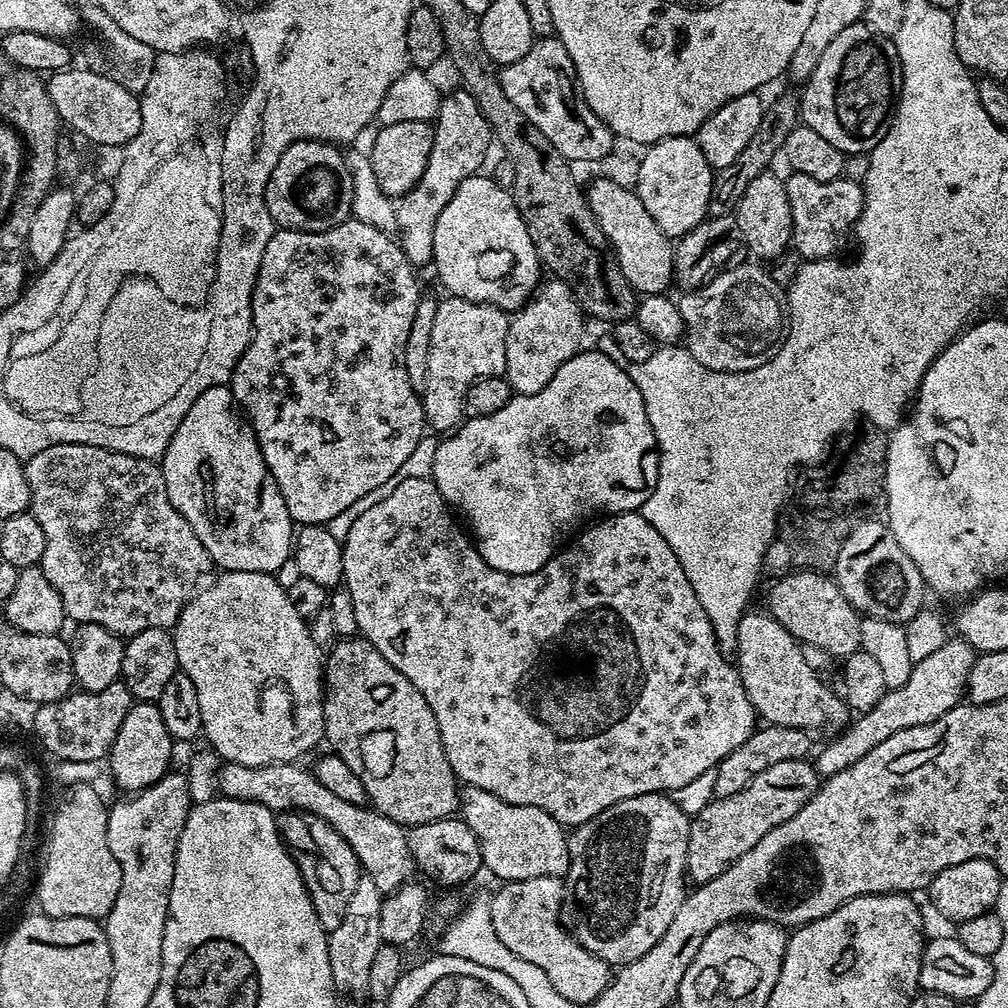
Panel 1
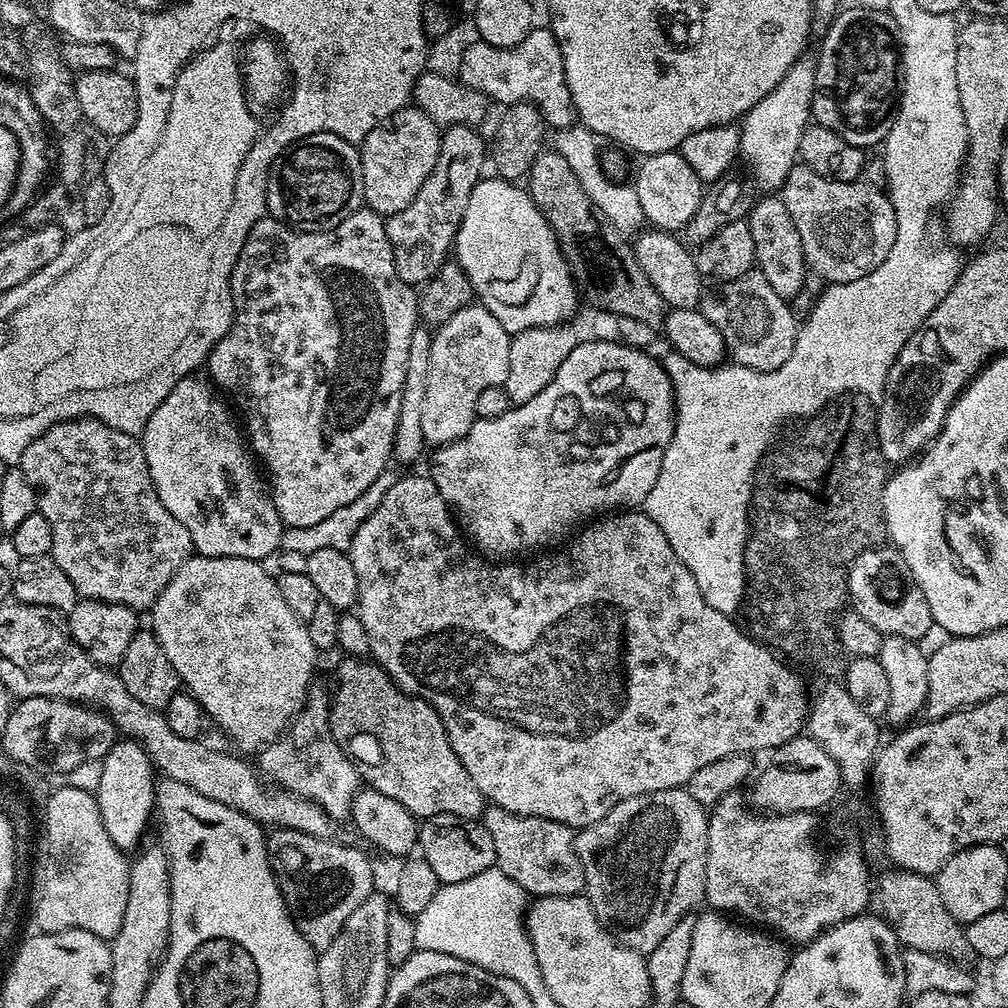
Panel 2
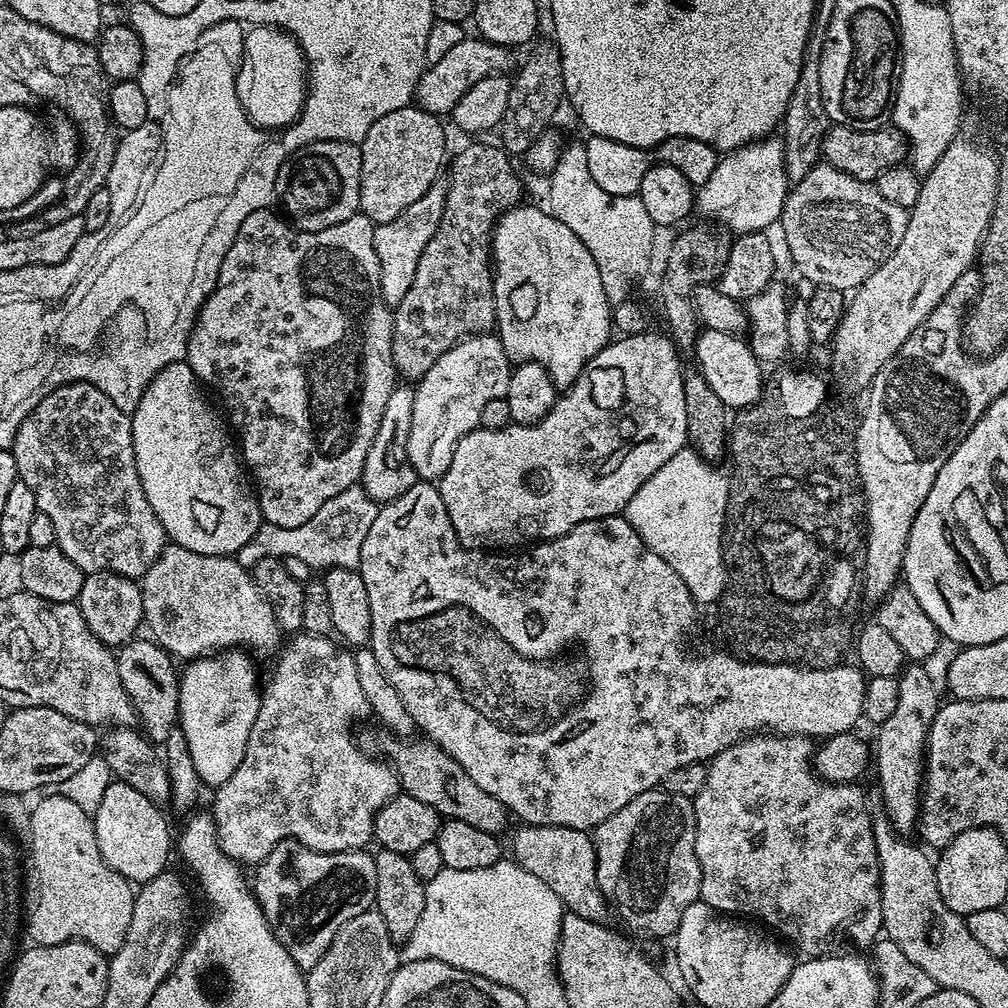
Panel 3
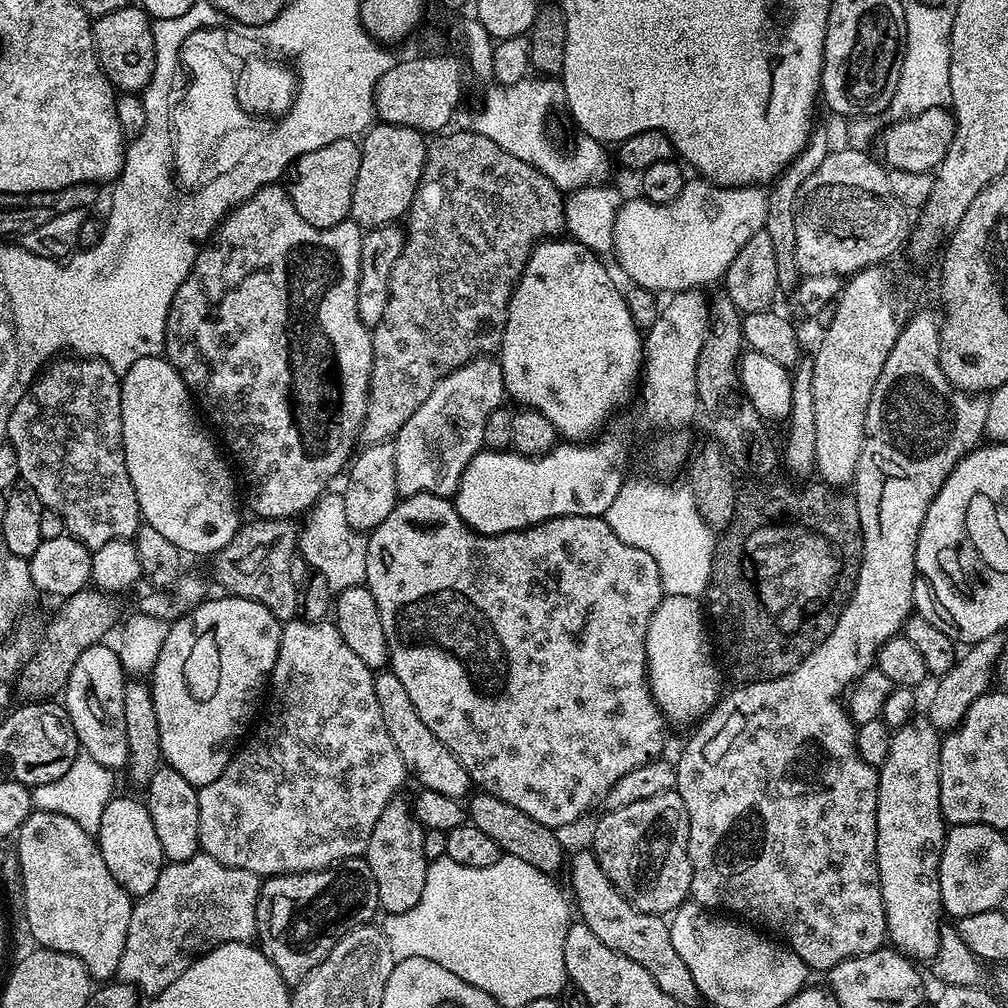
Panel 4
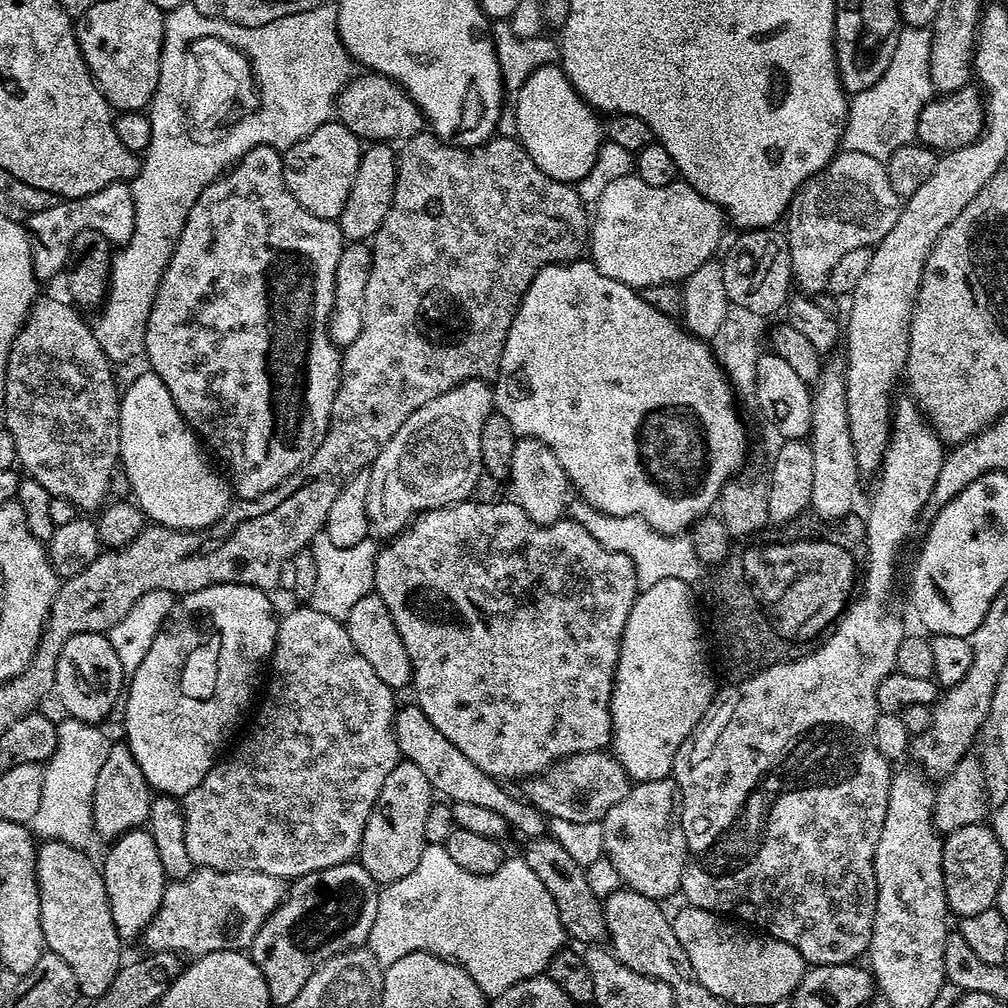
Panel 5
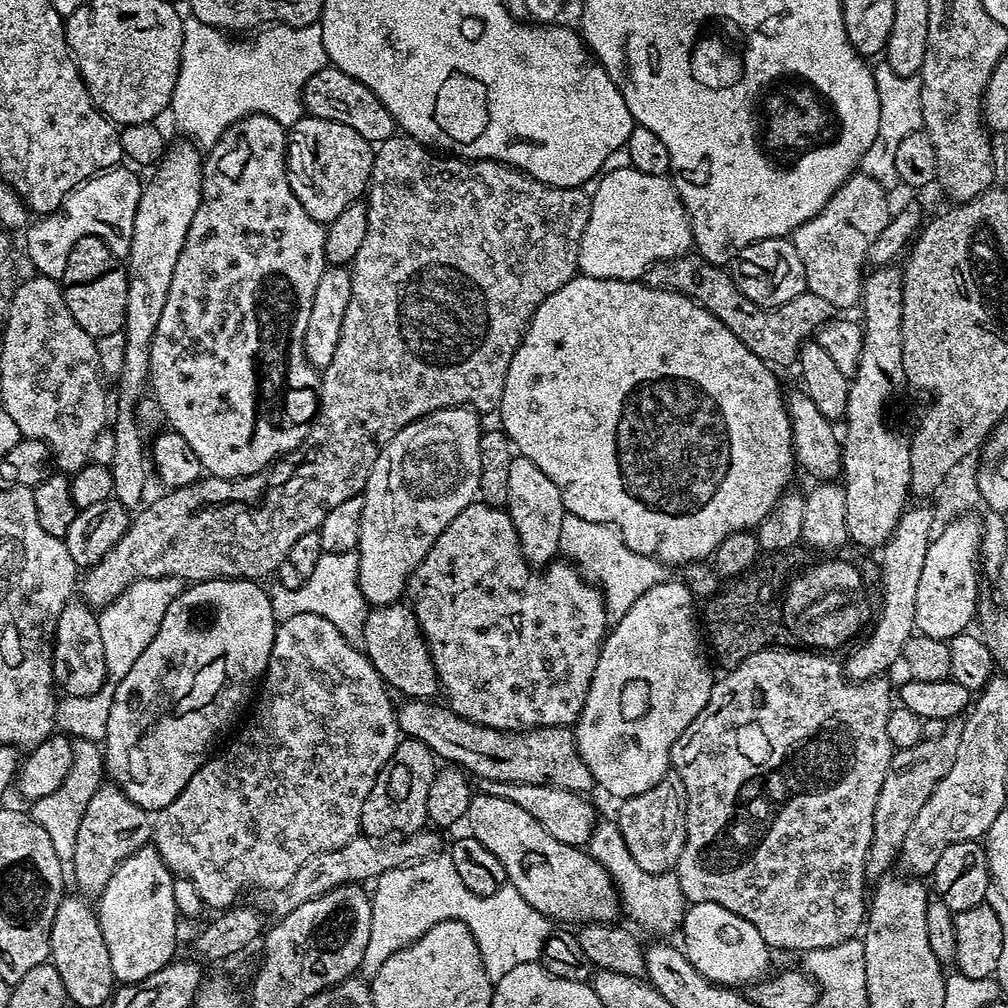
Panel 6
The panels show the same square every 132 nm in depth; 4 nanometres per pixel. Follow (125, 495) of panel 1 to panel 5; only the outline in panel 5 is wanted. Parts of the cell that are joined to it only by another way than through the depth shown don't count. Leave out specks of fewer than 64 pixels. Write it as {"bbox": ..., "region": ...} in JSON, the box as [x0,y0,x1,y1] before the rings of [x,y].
{"bbox":[2,298,121,514],"region":[[[40,298],[32,305],[32,311],[20,327],[8,355],[6,382],[2,385],[2,424],[14,438],[19,467],[31,479],[42,482],[52,497],[66,498],[74,502],[81,513],[92,514],[109,499],[112,475],[115,472],[117,475],[120,464],[121,393],[118,388],[116,392],[112,361],[102,350],[89,321],[87,324],[79,314],[71,303],[63,304],[60,300]]]}

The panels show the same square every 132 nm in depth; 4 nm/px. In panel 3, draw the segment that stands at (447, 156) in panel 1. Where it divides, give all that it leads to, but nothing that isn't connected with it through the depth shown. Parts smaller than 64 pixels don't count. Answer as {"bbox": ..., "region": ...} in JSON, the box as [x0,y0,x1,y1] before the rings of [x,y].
{"bbox":[374,183,447,310],"region":[[[434,183],[426,194],[422,194],[422,198],[418,198],[418,202],[406,206],[406,210],[398,214],[398,218],[376,225],[374,254],[378,254],[380,293],[388,307],[393,310],[402,302],[402,298],[406,298],[406,293],[414,282],[414,274],[418,270],[418,258],[422,258],[422,250],[426,250],[426,245],[430,243],[430,238],[434,238],[442,222],[447,193],[447,183]]]}

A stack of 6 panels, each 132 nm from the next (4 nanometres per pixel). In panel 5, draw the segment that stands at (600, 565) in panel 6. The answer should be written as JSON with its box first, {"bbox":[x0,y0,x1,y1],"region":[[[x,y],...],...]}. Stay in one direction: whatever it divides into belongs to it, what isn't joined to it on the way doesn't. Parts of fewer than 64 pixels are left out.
{"bbox":[571,502,702,589],"region":[[[583,502],[577,505],[576,509],[575,507],[571,509],[571,519],[576,520],[578,526],[585,528],[587,533],[596,538],[606,550],[630,558],[636,571],[637,585],[641,589],[653,586],[662,579],[676,578],[691,582],[702,575],[702,565],[687,535],[664,536],[661,532],[655,532],[641,516],[611,516],[605,512],[597,512]]]}

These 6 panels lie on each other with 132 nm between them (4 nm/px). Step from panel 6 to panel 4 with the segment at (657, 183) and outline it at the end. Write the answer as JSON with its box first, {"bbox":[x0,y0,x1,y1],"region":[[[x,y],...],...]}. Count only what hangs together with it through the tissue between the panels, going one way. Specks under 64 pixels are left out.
{"bbox":[613,178,768,294],"region":[[[703,178],[689,179],[682,194],[669,204],[655,204],[643,198],[625,199],[617,212],[613,230],[613,246],[620,268],[638,288],[647,288],[653,294],[668,292],[675,294],[699,289],[700,284],[712,284],[727,272],[730,262],[738,258],[738,250],[754,238],[754,234],[765,231],[768,198],[760,186],[750,188],[724,188]]]}

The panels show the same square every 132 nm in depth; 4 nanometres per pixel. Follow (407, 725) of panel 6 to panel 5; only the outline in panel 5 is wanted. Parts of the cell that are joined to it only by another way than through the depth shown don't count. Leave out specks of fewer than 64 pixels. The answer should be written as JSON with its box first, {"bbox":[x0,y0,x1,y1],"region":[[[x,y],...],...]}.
{"bbox":[523,751,630,822],"region":[[[607,751],[579,752],[565,760],[557,760],[544,772],[523,781],[523,799],[533,804],[545,817],[567,822],[601,822],[604,815],[626,798],[630,779],[615,756]]]}

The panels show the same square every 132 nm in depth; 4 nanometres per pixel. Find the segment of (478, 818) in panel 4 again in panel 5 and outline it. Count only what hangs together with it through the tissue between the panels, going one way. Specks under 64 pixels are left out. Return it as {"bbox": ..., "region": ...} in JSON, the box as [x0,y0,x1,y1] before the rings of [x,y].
{"bbox":[522,834,608,946],"region":[[[545,834],[533,836],[522,852],[522,859],[538,878],[542,878],[542,886],[550,890],[550,898],[554,898],[554,906],[558,906],[558,918],[562,918],[562,926],[569,937],[577,940],[580,946],[596,946],[607,937],[608,931],[604,925],[604,905],[602,900],[590,890],[585,869],[570,858],[565,847]]]}

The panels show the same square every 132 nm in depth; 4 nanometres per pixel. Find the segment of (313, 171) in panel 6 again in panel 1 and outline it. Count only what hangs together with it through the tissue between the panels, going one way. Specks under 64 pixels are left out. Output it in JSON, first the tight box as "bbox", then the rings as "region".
{"bbox":[266,140,352,232],"region":[[[295,140],[278,158],[266,186],[266,206],[280,228],[325,232],[352,216],[352,169],[335,143]]]}

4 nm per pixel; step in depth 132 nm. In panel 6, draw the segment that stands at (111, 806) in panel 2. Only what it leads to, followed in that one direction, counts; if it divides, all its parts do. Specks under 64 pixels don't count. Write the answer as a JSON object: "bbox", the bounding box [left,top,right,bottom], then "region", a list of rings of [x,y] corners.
{"bbox":[98,843,177,984],"region":[[[151,843],[134,850],[114,870],[114,878],[106,882],[106,890],[98,898],[98,915],[110,953],[110,970],[114,970],[120,984],[137,984],[150,974],[158,974],[177,955],[174,877]]]}

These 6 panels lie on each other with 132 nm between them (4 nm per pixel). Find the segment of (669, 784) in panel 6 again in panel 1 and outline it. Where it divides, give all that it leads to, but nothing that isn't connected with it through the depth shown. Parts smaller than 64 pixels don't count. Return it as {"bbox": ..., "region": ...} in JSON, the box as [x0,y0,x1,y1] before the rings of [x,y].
{"bbox":[566,792,690,966],"region":[[[651,792],[650,794],[638,794],[634,798],[626,798],[598,814],[590,822],[581,824],[571,829],[568,836],[568,874],[566,877],[566,892],[574,903],[580,907],[580,925],[574,928],[576,941],[590,954],[602,958],[610,966],[623,966],[642,958],[646,950],[654,947],[654,942],[666,934],[674,914],[678,914],[678,906],[682,906],[686,895],[686,877],[688,874],[688,835],[690,834],[690,816],[684,813],[676,805],[671,795],[663,792]]]}

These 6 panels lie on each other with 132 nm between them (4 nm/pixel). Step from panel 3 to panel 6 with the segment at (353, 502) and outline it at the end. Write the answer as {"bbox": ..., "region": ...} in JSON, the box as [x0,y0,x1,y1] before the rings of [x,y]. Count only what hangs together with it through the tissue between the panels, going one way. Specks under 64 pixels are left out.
{"bbox":[271,551,370,642],"region":[[[359,551],[330,554],[324,552],[318,558],[318,566],[303,577],[303,584],[298,590],[286,590],[279,586],[271,589],[272,609],[277,621],[294,618],[294,614],[318,614],[326,618],[348,640],[360,642],[364,639],[364,623],[368,617],[370,606],[364,601],[362,590],[358,586]]]}

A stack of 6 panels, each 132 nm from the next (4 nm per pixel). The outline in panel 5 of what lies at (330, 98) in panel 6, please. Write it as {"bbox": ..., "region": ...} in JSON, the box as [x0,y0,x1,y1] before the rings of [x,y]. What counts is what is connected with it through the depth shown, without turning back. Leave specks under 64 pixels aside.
{"bbox":[335,72,426,142],"region":[[[377,72],[353,75],[336,100],[335,115],[339,123],[345,124],[364,142],[403,142],[426,128],[424,114],[419,106],[396,81],[380,76]]]}

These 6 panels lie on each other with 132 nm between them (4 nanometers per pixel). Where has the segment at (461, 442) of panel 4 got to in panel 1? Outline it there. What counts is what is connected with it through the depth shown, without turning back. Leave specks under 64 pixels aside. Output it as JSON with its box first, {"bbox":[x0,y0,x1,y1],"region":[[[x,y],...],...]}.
{"bbox":[422,296,509,433],"region":[[[448,296],[437,303],[434,330],[430,330],[430,362],[422,389],[424,418],[429,429],[451,433],[465,419],[464,399],[472,383],[487,376],[504,376],[509,319],[503,308],[463,300],[460,296]]]}

